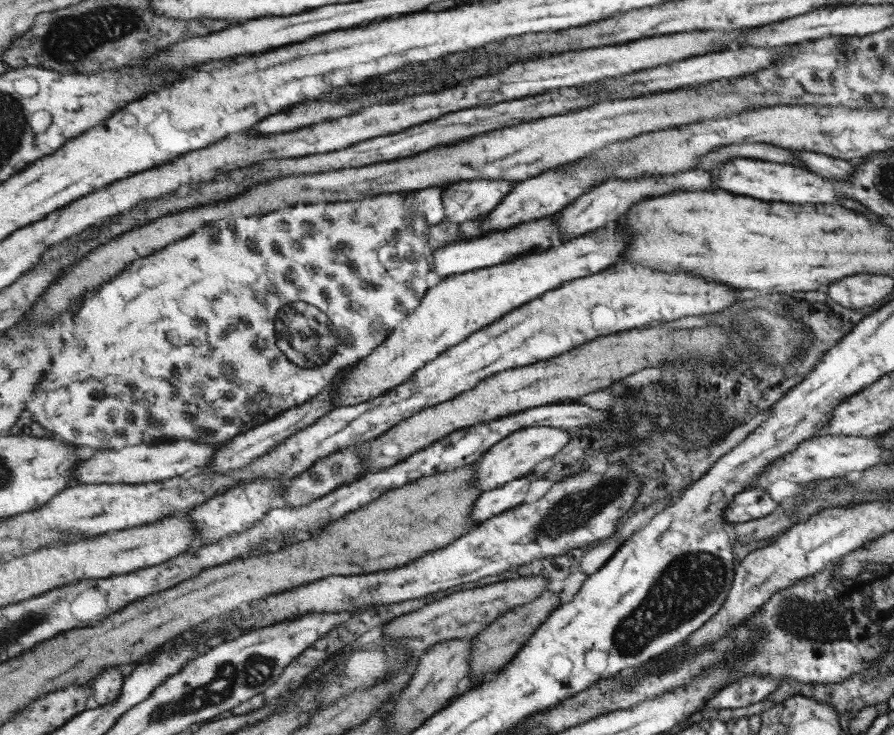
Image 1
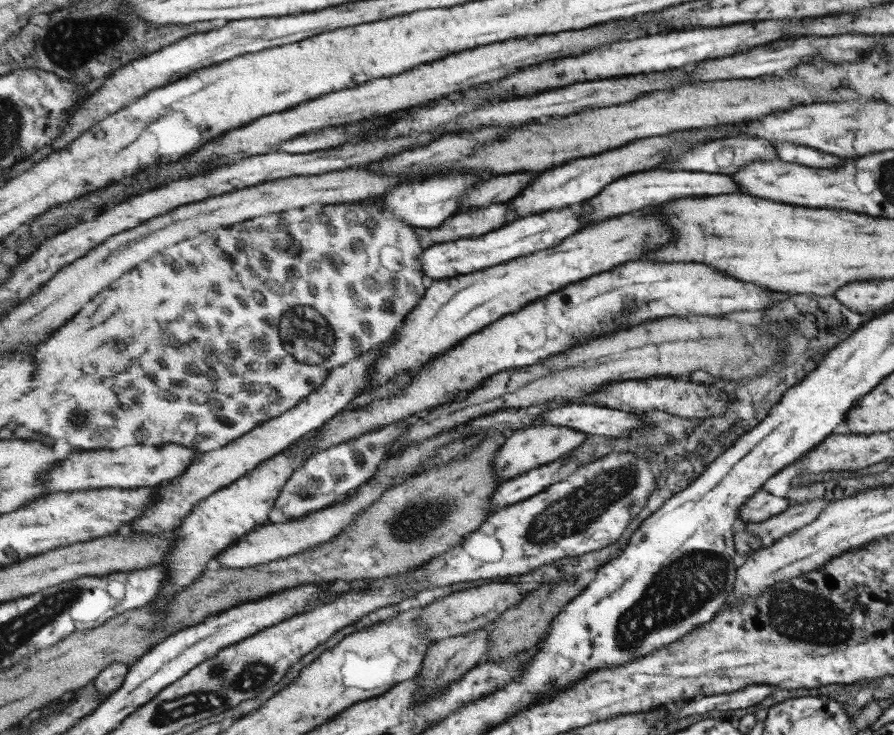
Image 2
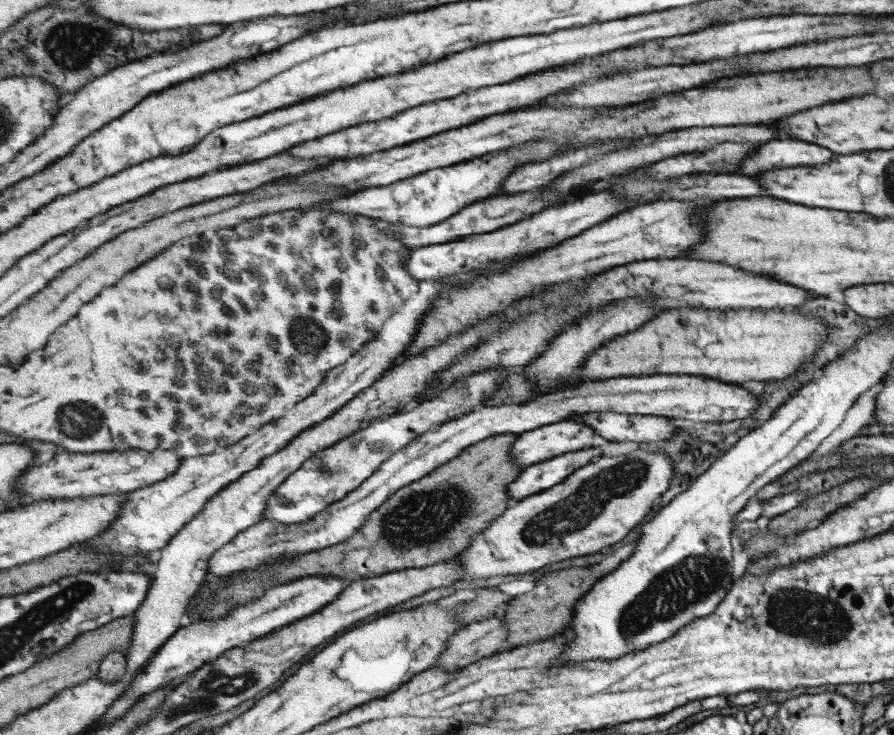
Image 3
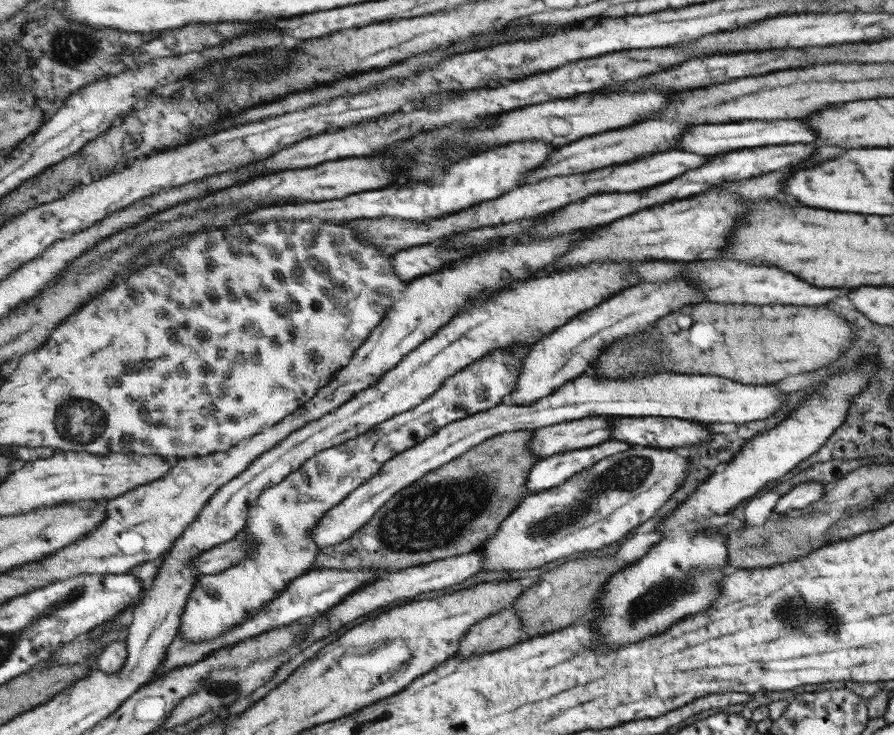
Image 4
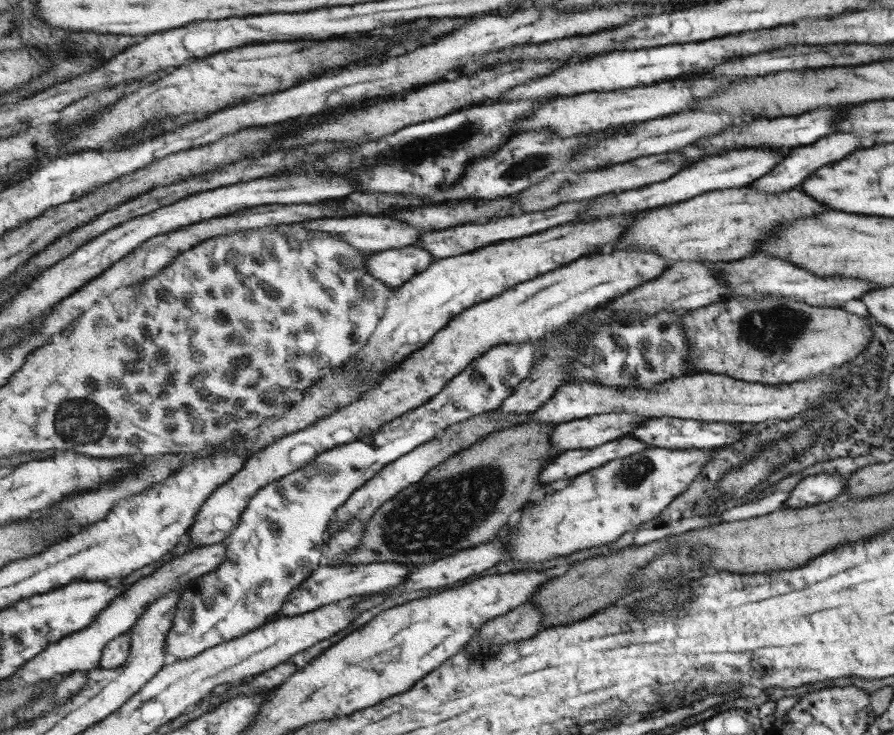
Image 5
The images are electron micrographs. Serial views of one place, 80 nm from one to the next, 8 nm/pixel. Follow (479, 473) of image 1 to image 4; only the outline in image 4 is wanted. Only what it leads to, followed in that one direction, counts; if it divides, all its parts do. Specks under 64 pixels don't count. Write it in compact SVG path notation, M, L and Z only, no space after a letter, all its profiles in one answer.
M595 416L538 428L530 442L530 450L546 459L559 453L597 446L610 438L609 421L610 417Z

